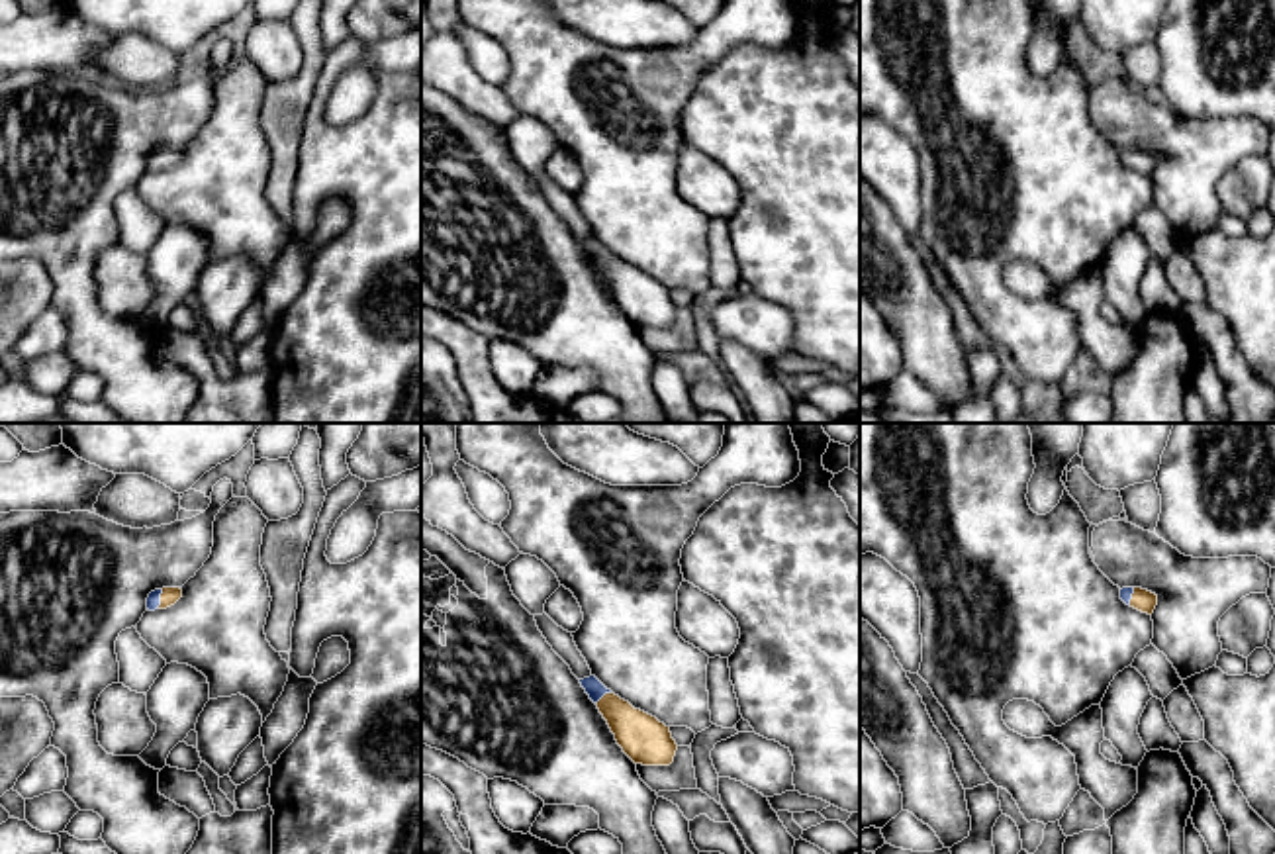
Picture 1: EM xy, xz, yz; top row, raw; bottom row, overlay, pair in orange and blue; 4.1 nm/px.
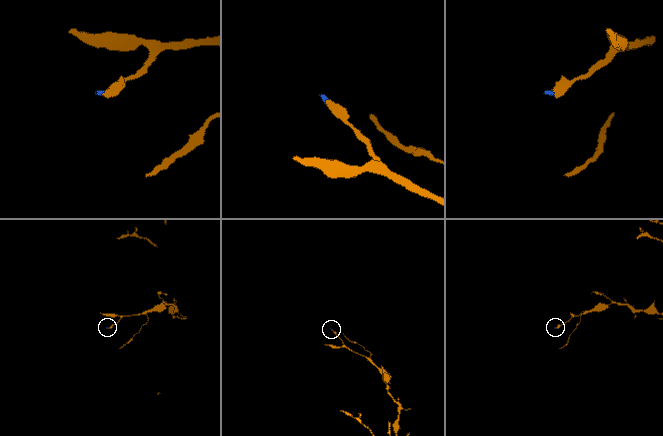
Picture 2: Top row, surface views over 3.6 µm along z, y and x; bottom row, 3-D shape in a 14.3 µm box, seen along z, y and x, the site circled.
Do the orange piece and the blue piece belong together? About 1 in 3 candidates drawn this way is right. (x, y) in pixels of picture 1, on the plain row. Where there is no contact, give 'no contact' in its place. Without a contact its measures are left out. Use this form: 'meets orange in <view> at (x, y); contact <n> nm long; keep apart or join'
meets orange in xy at (161, 161); contact 80 nm long; join

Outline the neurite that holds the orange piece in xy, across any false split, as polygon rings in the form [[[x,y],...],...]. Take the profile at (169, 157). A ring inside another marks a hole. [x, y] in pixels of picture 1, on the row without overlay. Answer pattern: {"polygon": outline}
{"polygon": [[[180,149],[155,151],[147,159],[147,170],[149,172],[166,170],[166,168],[174,166],[180,159],[182,159]]]}

